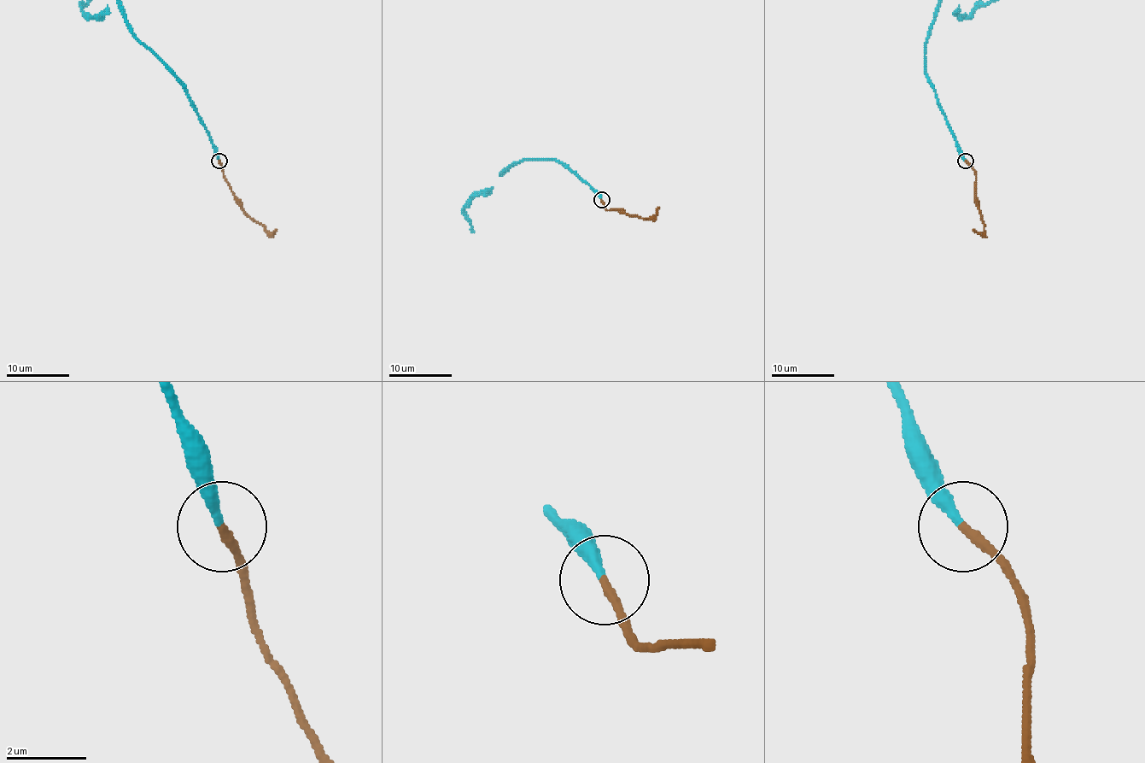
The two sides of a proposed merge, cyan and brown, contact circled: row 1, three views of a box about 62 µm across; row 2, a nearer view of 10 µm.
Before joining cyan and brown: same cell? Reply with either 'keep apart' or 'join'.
join

